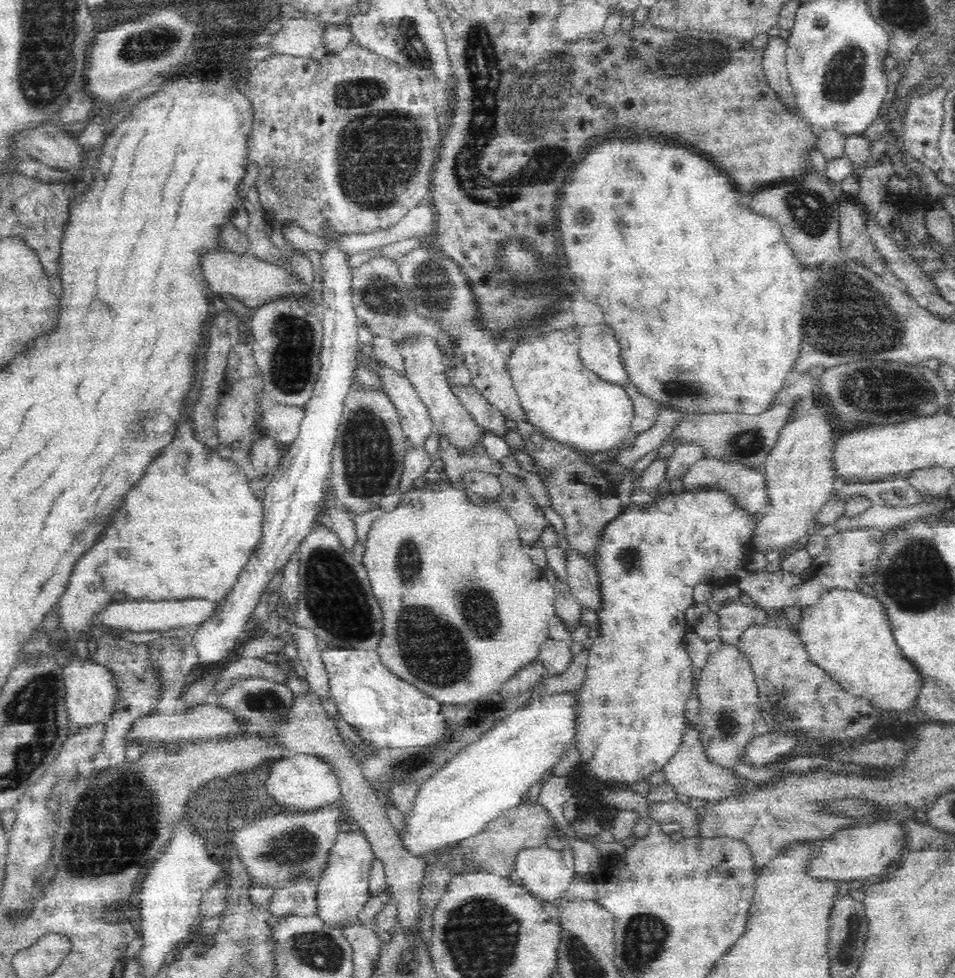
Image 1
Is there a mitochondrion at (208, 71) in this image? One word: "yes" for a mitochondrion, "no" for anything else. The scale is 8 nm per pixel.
no

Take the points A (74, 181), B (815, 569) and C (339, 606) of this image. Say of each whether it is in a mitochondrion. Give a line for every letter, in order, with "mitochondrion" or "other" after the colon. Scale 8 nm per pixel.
A: other
B: other
C: mitochondrion

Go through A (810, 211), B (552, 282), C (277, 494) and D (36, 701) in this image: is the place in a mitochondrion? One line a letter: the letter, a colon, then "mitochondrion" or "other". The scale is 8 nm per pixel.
A: mitochondrion
B: other
C: other
D: mitochondrion

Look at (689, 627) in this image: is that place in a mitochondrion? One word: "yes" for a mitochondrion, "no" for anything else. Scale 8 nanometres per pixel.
no

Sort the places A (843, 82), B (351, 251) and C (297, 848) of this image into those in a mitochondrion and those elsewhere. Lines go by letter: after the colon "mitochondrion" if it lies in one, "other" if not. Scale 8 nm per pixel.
A: mitochondrion
B: other
C: mitochondrion

